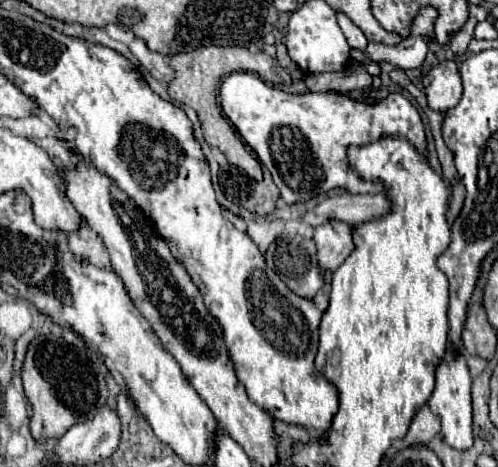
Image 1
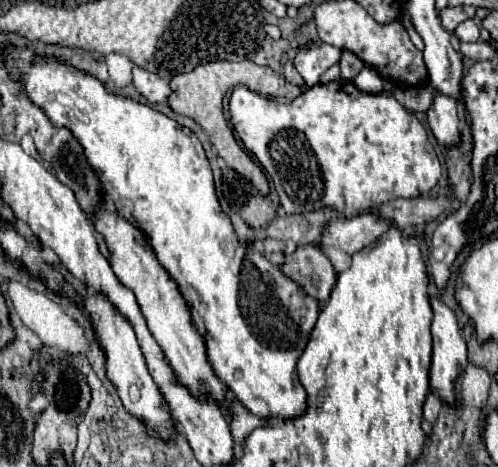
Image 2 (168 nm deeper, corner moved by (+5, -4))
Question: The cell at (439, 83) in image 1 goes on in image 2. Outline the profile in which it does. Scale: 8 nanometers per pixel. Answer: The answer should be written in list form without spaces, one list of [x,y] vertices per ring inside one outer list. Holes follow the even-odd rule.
[[[435,94],[435,102],[427,112],[429,116],[429,128],[433,130],[433,136],[437,142],[445,148],[455,148],[461,142],[459,132],[459,108],[457,102],[449,96]]]

